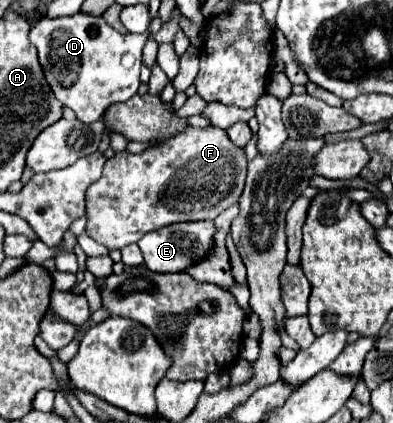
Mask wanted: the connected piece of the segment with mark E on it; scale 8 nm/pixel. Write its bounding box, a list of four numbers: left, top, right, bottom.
[137,220,215,272]

